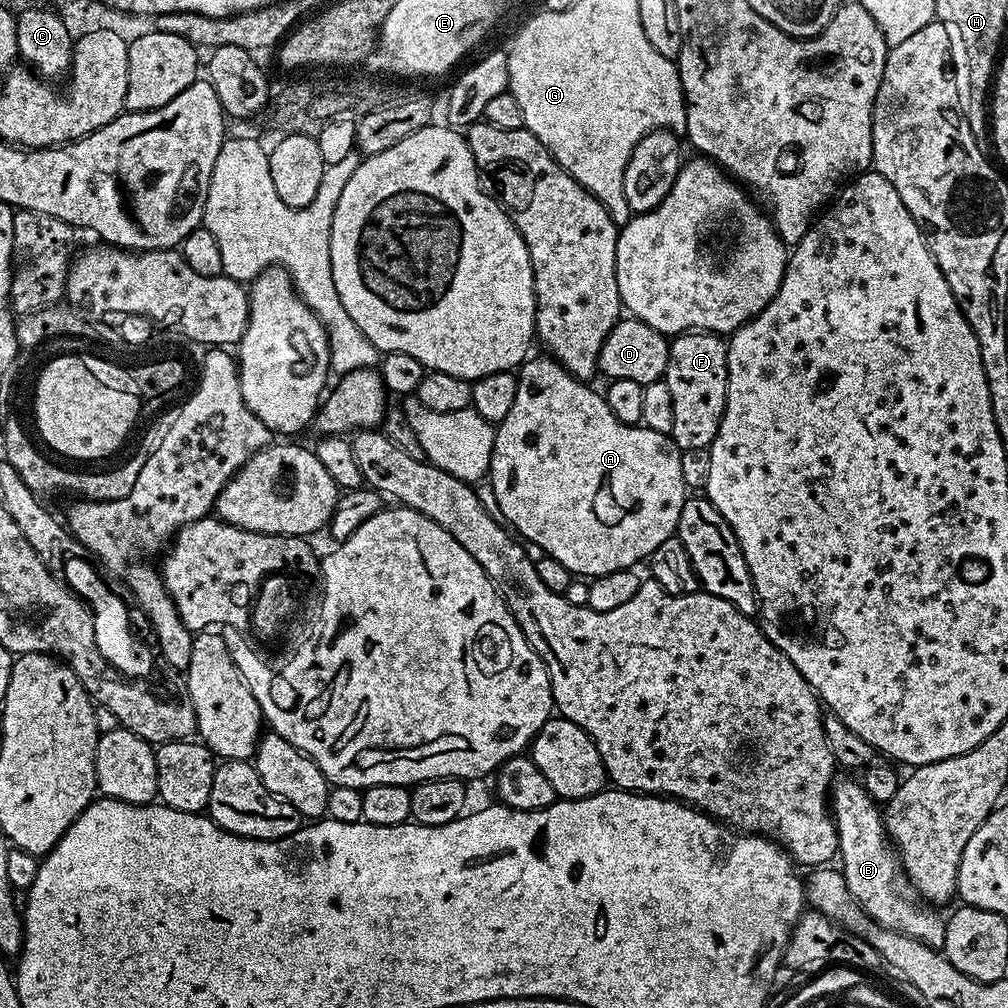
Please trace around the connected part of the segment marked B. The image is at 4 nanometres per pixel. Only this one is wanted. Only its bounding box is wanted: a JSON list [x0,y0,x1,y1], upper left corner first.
[830,779,946,949]

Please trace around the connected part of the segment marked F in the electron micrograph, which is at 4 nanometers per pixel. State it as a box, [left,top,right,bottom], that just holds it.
[662,332,728,453]

